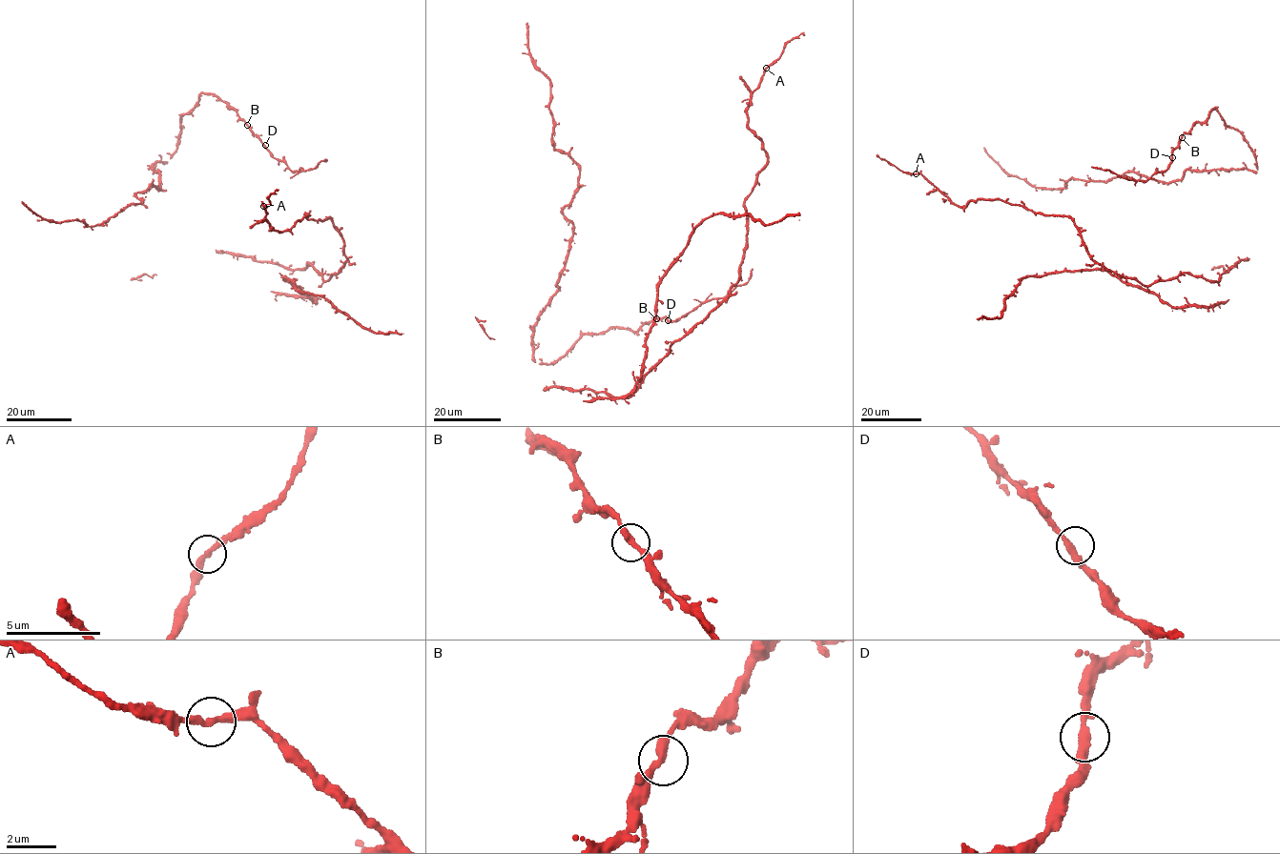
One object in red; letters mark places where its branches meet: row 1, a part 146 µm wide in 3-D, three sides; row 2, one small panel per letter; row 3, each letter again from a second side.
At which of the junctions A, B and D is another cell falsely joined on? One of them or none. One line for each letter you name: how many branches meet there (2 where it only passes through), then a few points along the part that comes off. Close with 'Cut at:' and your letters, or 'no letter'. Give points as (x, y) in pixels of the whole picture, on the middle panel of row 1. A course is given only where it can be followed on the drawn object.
Cut at: no letter

